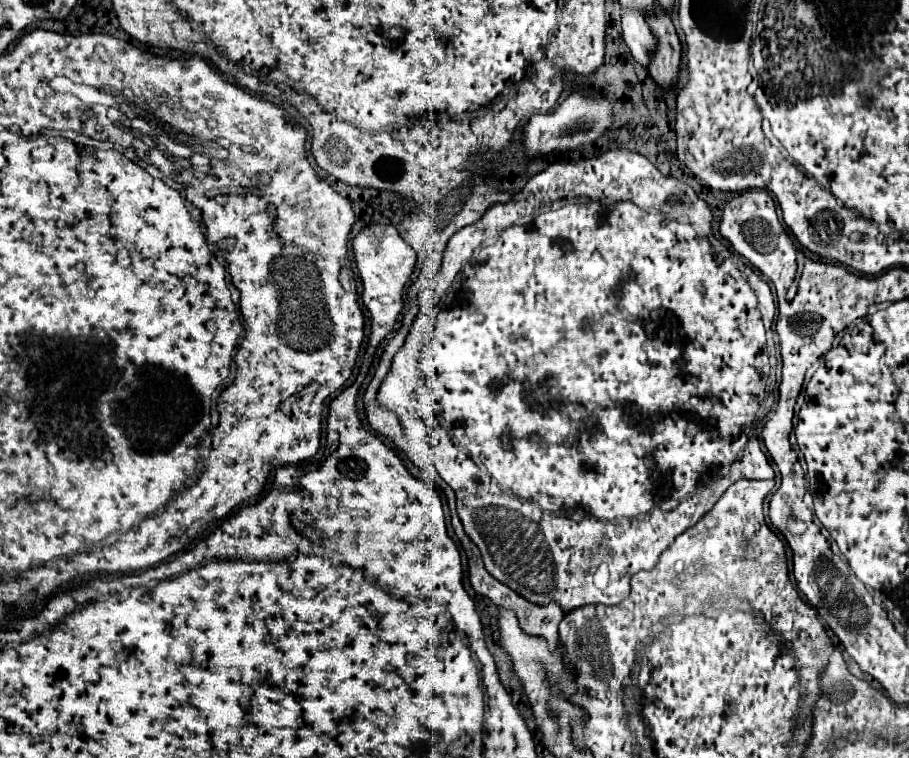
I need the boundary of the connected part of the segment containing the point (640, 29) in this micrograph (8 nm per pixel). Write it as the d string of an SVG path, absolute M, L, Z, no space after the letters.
M622 12L622 36L634 60L640 66L648 68L652 52L658 46L658 40L656 36L652 36L650 26L638 12Z

